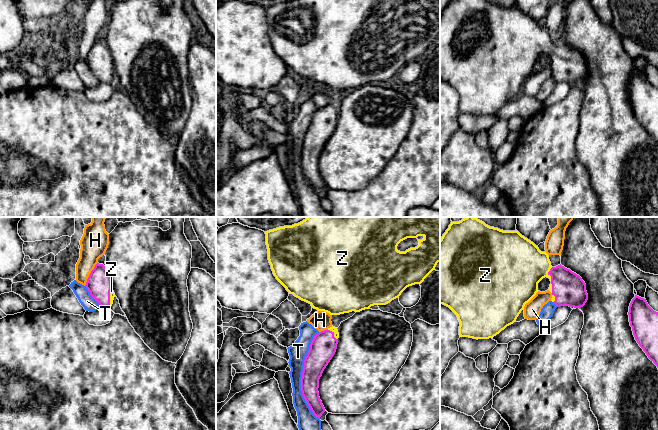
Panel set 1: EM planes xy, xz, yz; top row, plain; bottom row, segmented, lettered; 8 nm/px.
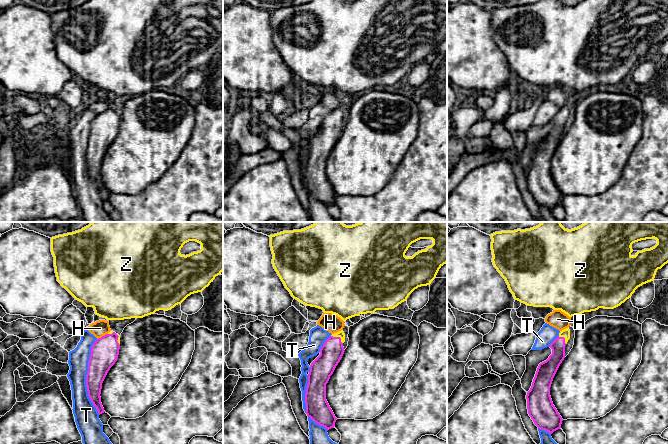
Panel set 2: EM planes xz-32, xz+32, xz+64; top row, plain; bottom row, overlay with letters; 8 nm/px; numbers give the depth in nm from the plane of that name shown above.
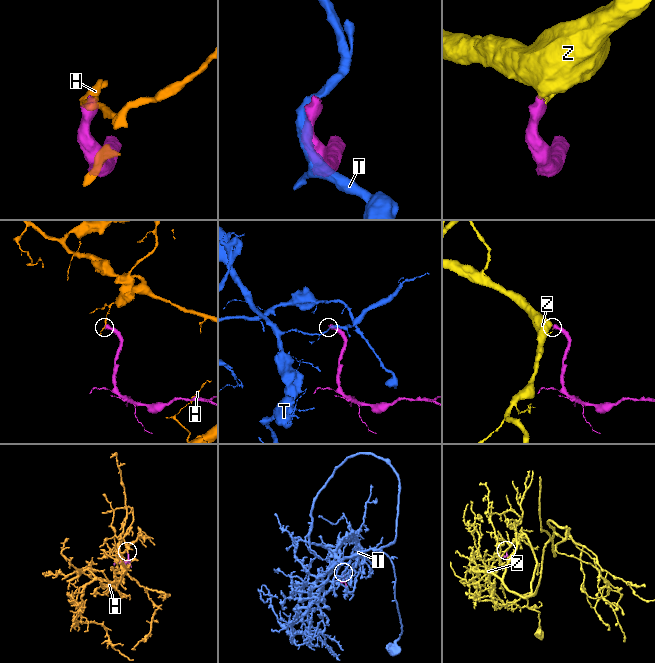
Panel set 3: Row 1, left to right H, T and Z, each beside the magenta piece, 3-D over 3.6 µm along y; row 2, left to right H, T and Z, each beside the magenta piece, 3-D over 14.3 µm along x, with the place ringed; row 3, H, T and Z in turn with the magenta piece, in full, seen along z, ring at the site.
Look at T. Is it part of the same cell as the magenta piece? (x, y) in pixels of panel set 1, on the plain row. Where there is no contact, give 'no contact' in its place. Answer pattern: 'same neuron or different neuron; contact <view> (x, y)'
different neuron; contact xz (302, 152)

